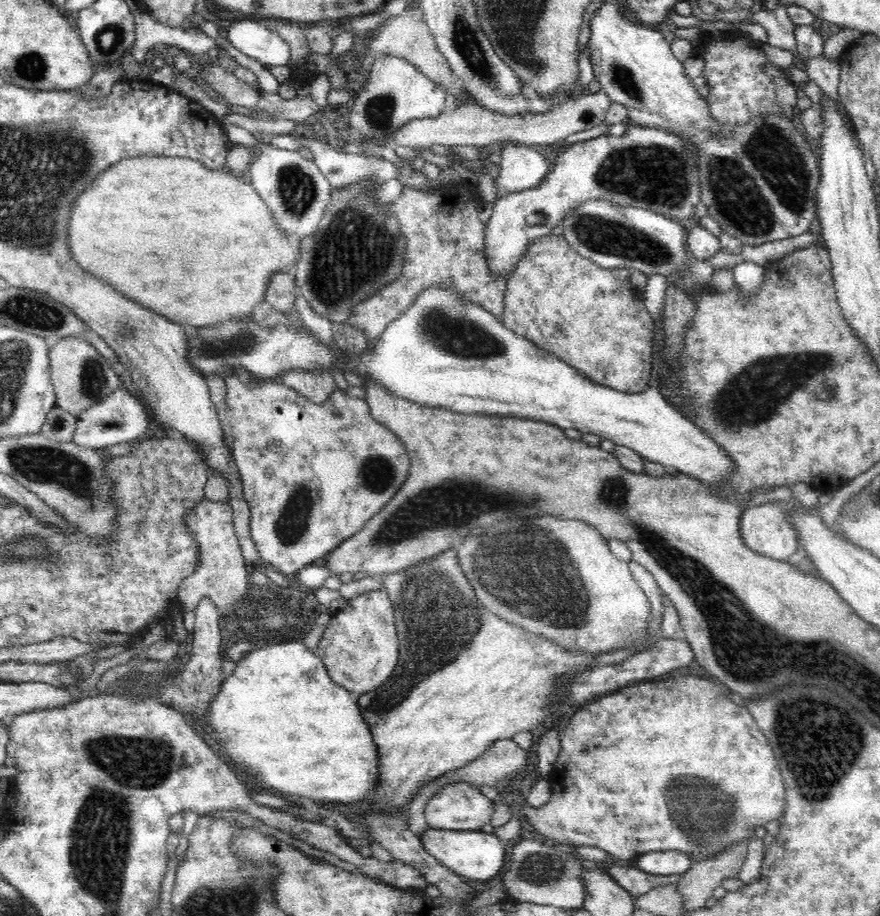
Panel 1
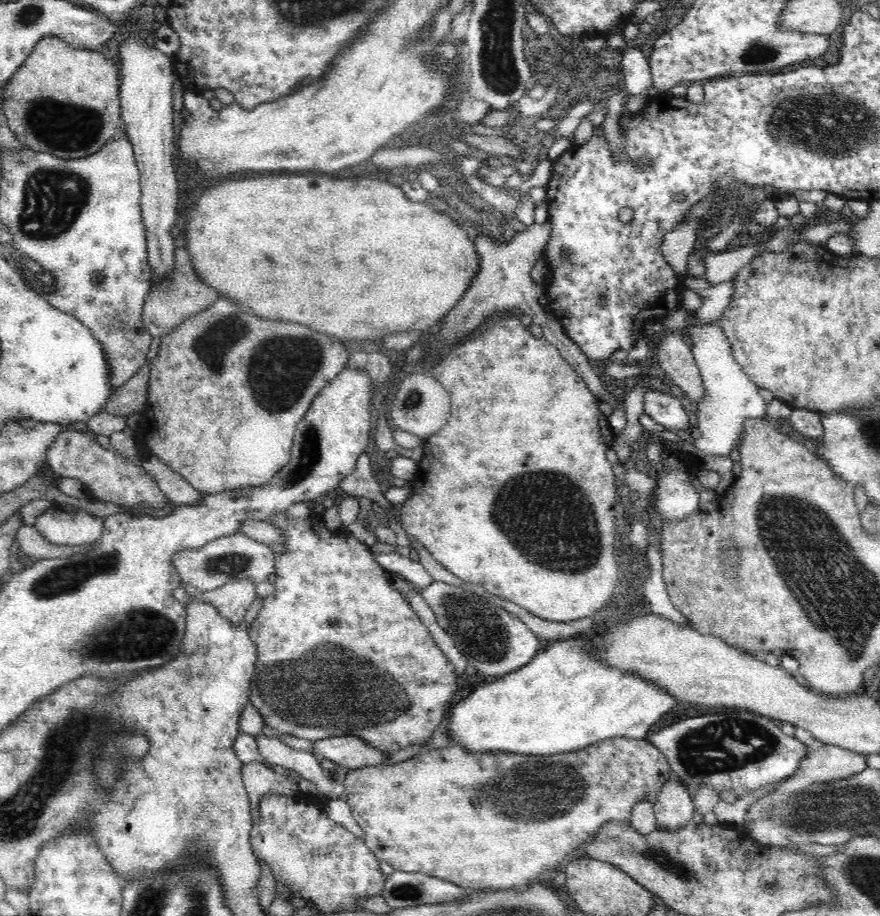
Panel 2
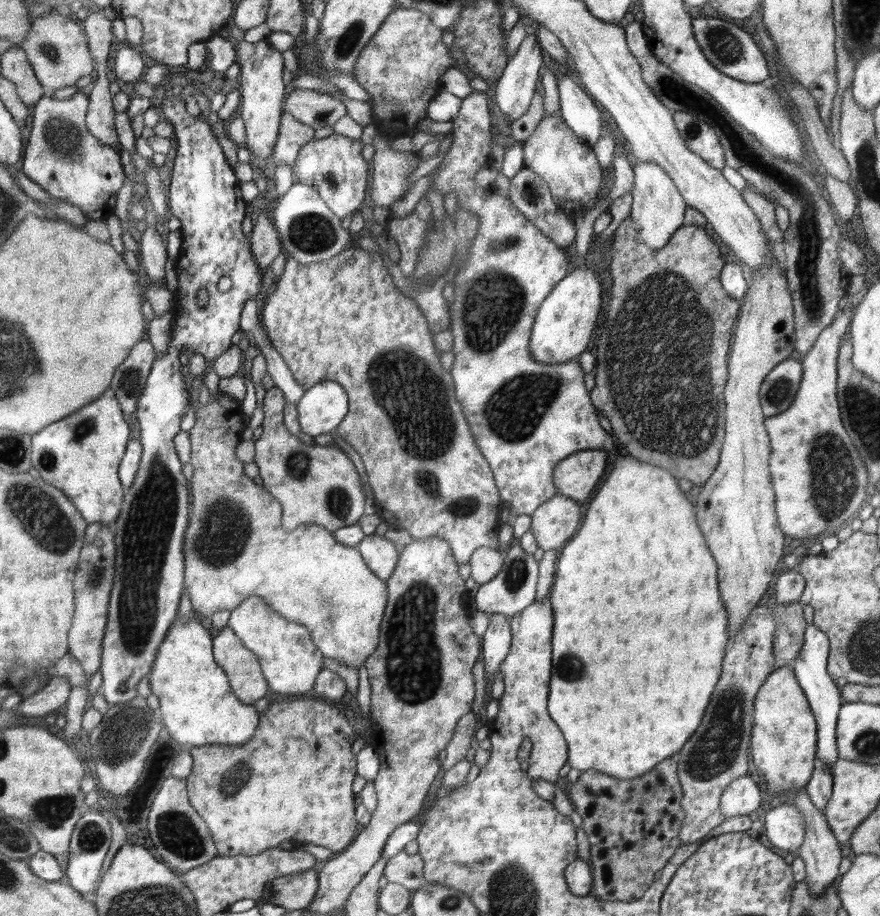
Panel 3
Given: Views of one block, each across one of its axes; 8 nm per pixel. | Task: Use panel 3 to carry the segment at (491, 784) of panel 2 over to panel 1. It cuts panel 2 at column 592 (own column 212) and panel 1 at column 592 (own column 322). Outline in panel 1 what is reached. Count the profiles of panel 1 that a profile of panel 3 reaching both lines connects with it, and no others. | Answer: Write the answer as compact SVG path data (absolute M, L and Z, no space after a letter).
M678 676L672 680L646 680L630 684L628 687L611 691L583 704L580 709L573 712L570 723L558 732L558 737L560 737L562 750L556 758L552 776L549 778L552 797L546 806L542 806L538 810L530 809L527 805L525 812L527 821L540 834L543 834L548 840L554 840L559 847L564 849L594 846L610 854L610 857L623 860L625 865L642 854L666 850L686 853L692 859L700 861L719 856L740 842L750 840L755 836L754 828L756 826L764 826L770 821L780 820L784 817L787 791L768 737L762 733L747 707L735 704L726 692L726 686L722 686L722 684L714 684L699 676Z

